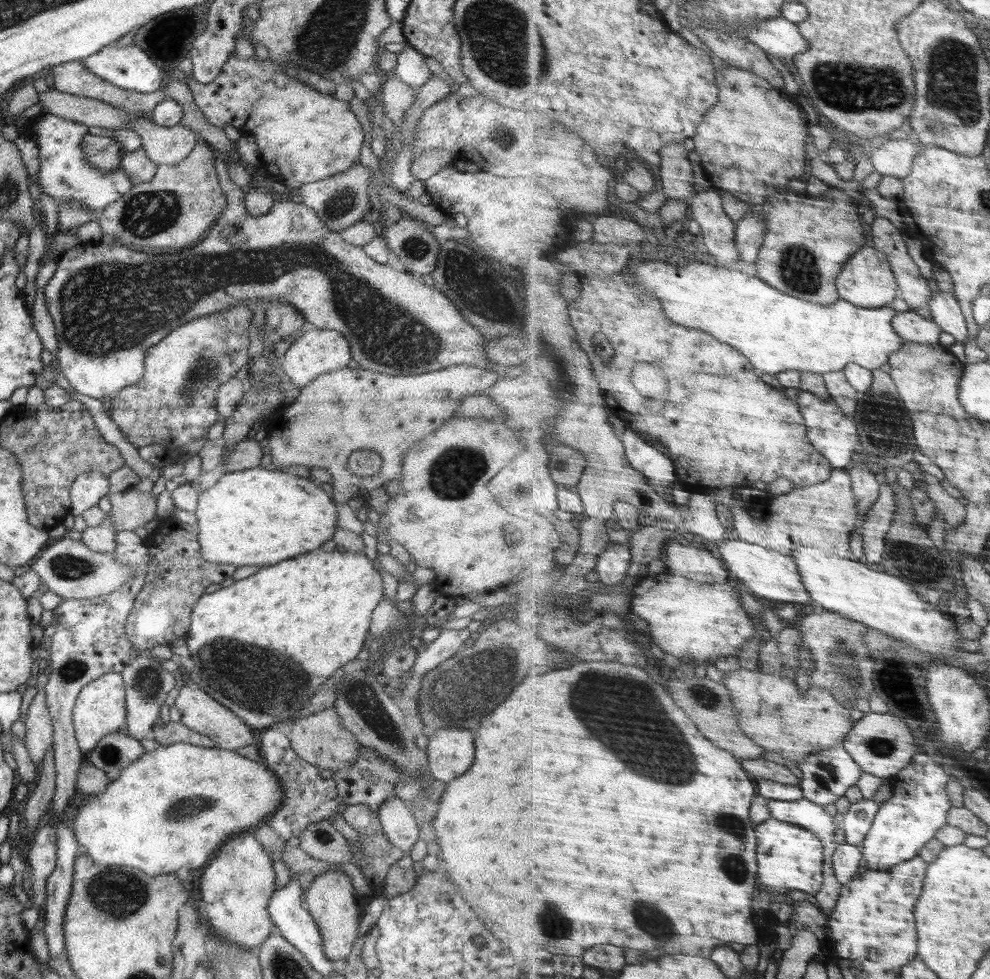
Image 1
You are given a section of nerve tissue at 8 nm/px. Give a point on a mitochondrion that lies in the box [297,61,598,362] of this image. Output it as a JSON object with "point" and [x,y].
{"point":[481,296]}

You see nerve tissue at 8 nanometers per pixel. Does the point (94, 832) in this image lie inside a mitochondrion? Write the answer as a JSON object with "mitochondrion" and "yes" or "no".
{"mitochondrion":"no"}

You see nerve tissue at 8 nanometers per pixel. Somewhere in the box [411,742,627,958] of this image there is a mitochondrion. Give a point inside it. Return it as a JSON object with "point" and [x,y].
{"point":[555,924]}

